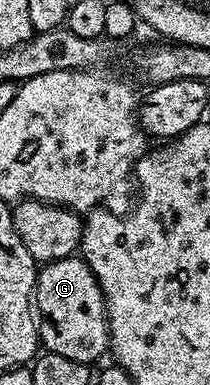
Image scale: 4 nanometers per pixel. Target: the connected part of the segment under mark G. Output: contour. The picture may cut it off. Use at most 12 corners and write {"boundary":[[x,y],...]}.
{"boundary":[[76,255],[36,272],[46,352],[86,366],[108,352],[107,304]]}

